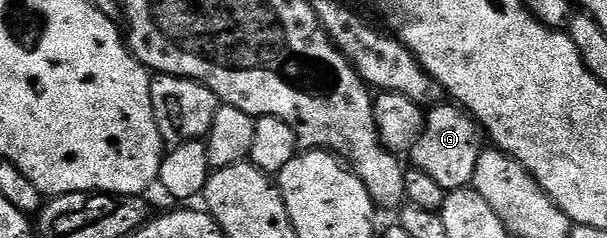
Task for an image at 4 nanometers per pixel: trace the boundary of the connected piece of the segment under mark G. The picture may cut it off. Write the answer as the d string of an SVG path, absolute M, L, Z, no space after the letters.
M433 106L427 112L424 131L412 147L410 160L412 159L411 166L415 170L428 174L433 181L438 181L438 185L442 185L444 191L451 192L467 188L471 184L482 150L482 131L475 118L459 106L440 106Z

